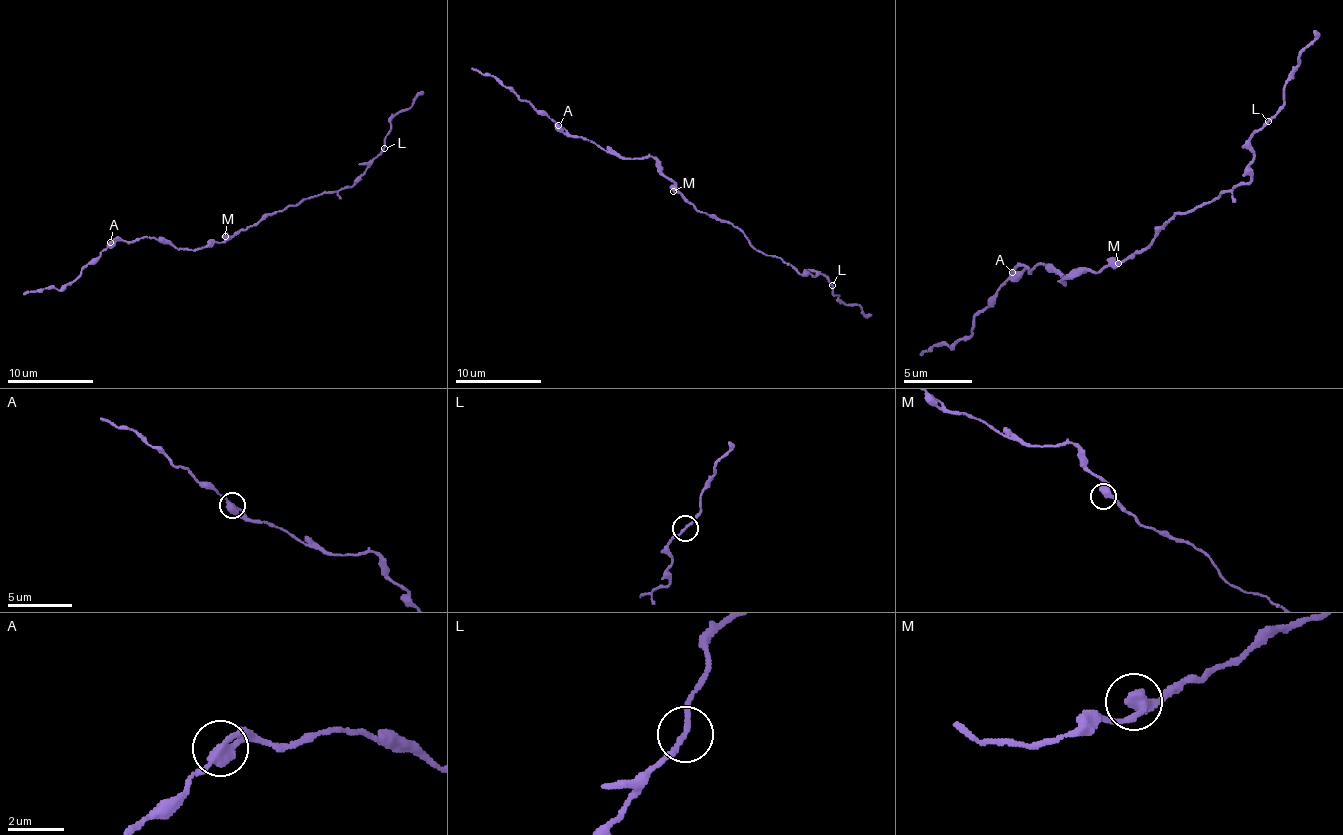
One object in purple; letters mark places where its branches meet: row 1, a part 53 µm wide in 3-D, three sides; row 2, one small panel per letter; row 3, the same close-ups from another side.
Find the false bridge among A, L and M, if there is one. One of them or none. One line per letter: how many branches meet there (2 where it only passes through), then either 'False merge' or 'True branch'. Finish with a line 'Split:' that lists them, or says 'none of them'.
A: Branches: 2. True branch
L: Branches: 2. True branch
M: Branches: 2. True branch
Split: none of them

